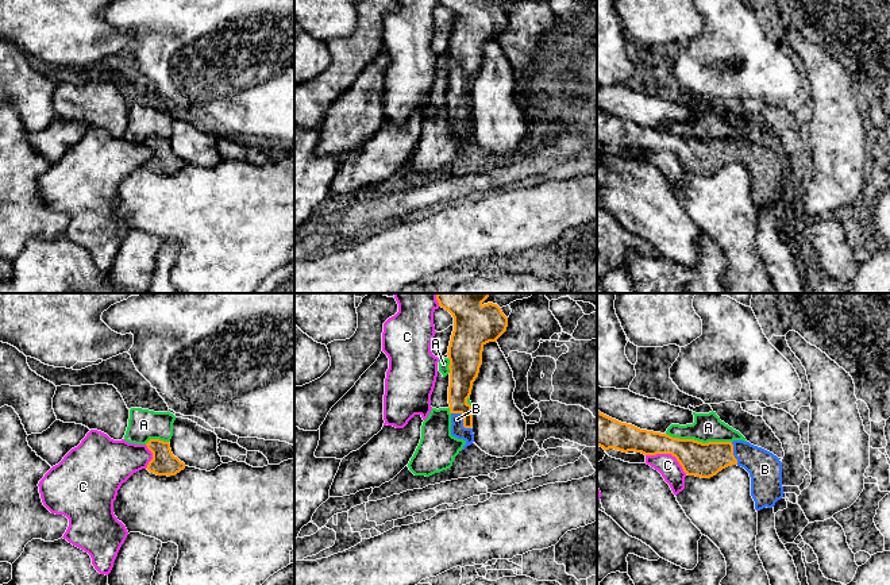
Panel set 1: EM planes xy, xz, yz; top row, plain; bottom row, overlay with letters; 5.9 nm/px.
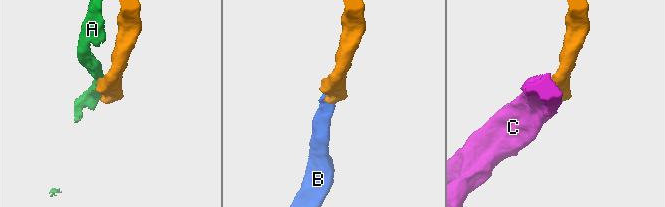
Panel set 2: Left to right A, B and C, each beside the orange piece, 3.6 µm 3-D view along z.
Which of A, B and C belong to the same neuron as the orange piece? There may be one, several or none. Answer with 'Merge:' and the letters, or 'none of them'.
Merge: B

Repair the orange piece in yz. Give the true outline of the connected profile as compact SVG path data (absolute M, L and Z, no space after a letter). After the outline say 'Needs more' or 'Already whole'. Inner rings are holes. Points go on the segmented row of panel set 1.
M597 409L597 446L605 451L635 451L644 455L671 454L687 476L710 478L737 465L751 477L755 509L773 508L783 497L782 462L773 453L750 442L708 442L673 438L621 423Z. Needs more

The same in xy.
M150 439L146 446L153 453L153 459L146 467L150 473L170 477L185 469L185 463L173 455L169 442Z. Already whole

